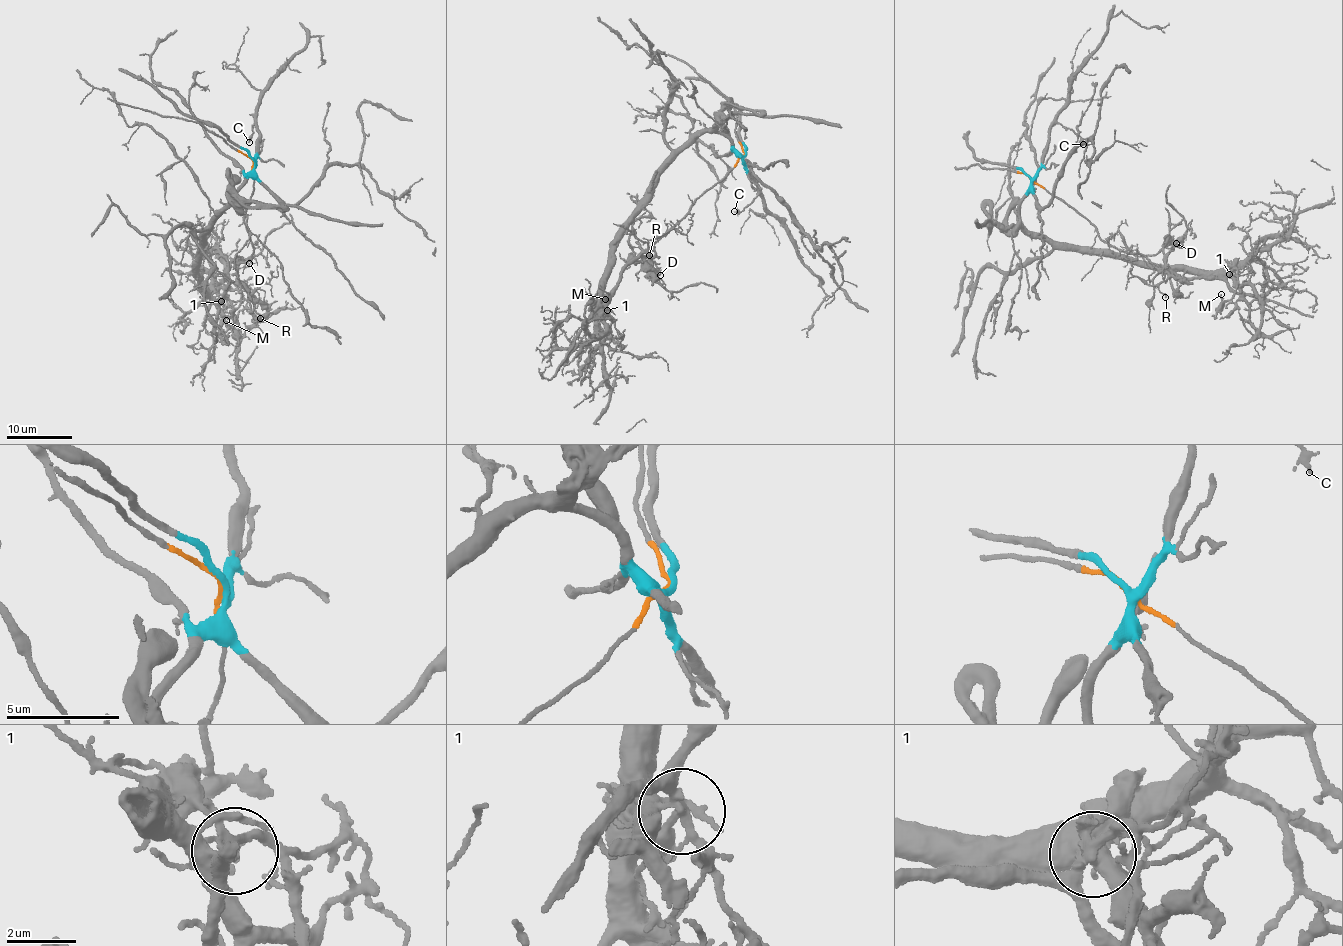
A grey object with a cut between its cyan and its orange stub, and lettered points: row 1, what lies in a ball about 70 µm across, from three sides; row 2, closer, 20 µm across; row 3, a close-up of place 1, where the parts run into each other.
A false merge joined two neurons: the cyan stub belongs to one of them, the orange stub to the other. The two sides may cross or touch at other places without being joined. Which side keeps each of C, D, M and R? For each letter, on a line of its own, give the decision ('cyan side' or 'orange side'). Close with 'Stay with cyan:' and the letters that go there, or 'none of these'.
C: cyan side
D: orange side
M: orange side
R: orange side
Stay with cyan: C

